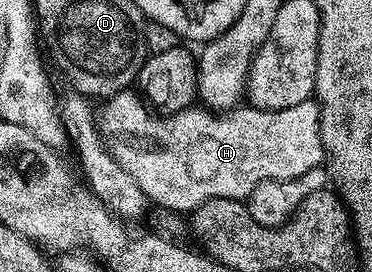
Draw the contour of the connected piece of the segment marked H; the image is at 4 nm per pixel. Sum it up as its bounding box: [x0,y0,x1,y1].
[97,92,324,212]

